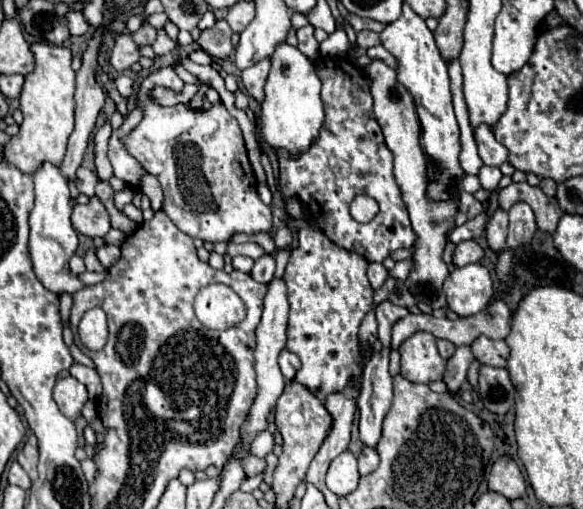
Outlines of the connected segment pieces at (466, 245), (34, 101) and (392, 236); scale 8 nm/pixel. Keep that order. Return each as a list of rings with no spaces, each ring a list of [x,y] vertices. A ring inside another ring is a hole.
[[[460,241],[454,249],[452,263],[456,267],[464,267],[464,265],[470,265],[470,263],[478,263],[482,259],[482,255],[484,255],[484,251],[476,241]]]
[[[32,43],[30,49],[36,57],[36,69],[34,69],[34,73],[26,75],[26,83],[24,83],[22,95],[20,95],[20,111],[24,113],[24,121],[20,125],[18,135],[10,137],[10,141],[2,147],[4,161],[10,163],[12,167],[18,167],[26,175],[34,175],[34,171],[38,171],[38,167],[42,163],[54,163],[56,167],[62,165],[62,159],[66,155],[66,143],[74,129],[74,89],[76,89],[74,69],[70,67],[70,63],[72,63],[70,49],[58,47],[58,45],[48,45],[48,43]]]
[[[320,57],[316,73],[322,79],[324,125],[310,151],[304,151],[298,159],[278,151],[282,199],[298,199],[310,223],[338,247],[356,251],[366,261],[382,263],[396,249],[412,249],[418,235],[412,229],[402,191],[392,173],[392,153],[372,113],[370,79],[356,65],[334,57]],[[360,193],[376,199],[380,205],[378,215],[366,225],[354,221],[348,211],[352,199]]]

